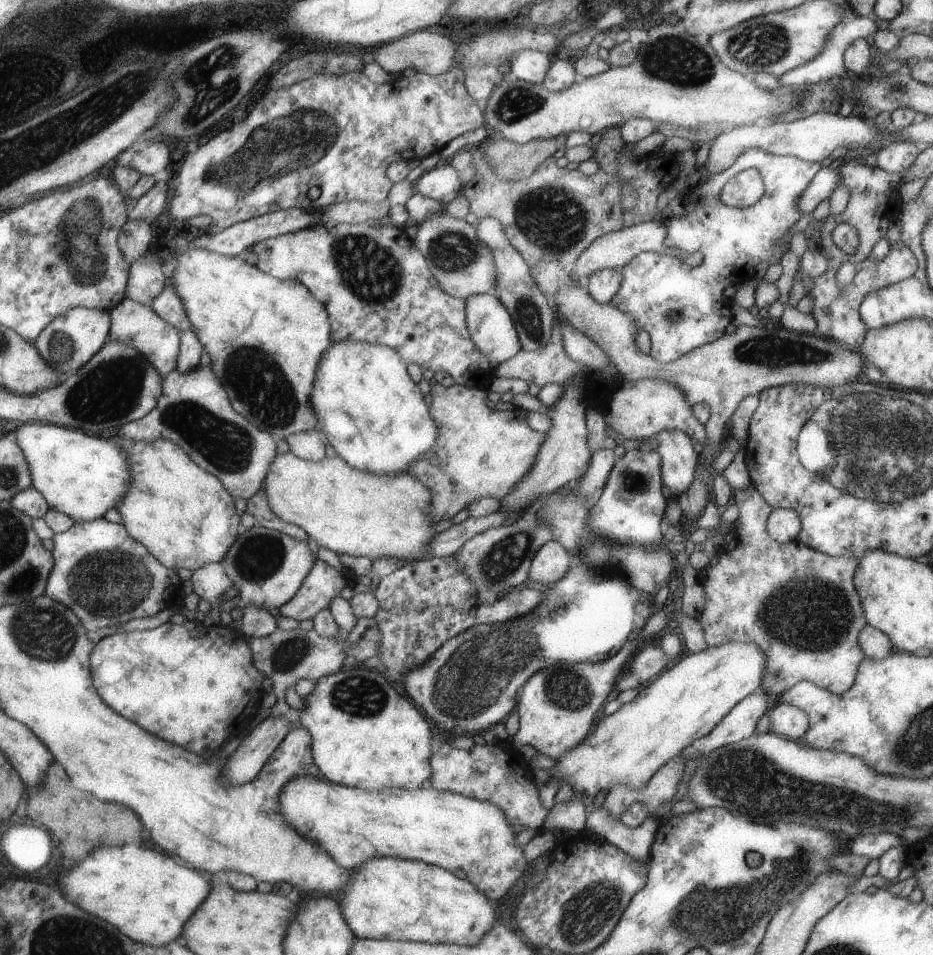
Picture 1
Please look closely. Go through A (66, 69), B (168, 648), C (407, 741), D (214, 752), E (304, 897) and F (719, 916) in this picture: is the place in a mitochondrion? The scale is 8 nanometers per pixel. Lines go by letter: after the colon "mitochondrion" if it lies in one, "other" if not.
A: other
B: other
C: other
D: other
E: other
F: mitochondrion

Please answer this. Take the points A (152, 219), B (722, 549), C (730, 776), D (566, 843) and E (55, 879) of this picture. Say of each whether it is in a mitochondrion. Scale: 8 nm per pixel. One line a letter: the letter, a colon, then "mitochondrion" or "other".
A: other
B: other
C: mitochondrion
D: other
E: other

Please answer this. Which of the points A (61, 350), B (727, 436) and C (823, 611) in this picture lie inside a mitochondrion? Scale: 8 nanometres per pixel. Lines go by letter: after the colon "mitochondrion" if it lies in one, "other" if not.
A: mitochondrion
B: other
C: mitochondrion

